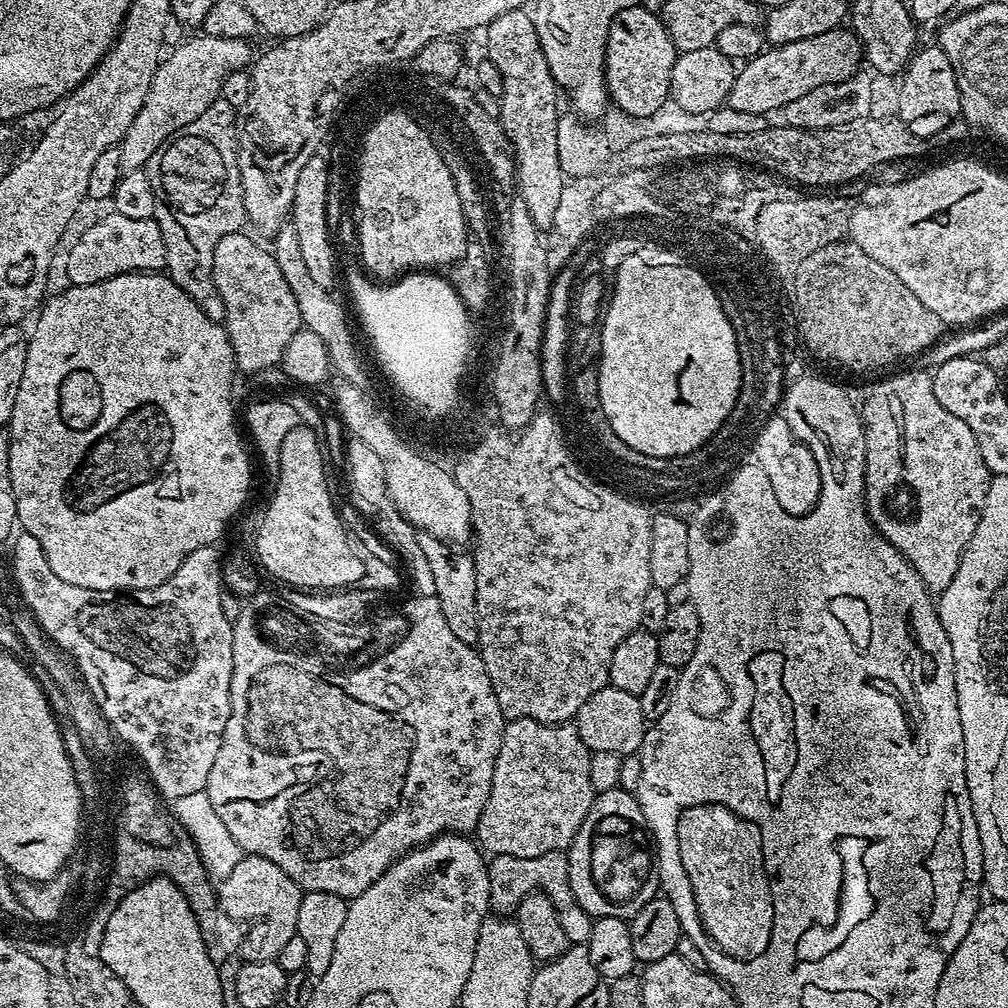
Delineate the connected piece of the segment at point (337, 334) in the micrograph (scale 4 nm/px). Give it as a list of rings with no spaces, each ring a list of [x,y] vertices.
[[[290,226],[281,228],[273,241],[272,253],[278,262],[278,268],[282,272],[286,284],[290,286],[294,300],[298,304],[301,325],[309,332],[318,335],[327,348],[327,354],[331,369],[342,376],[345,383],[352,384],[355,388],[365,389],[368,378],[362,368],[358,352],[348,330],[346,318],[339,304],[331,297],[332,294],[322,289],[314,282],[303,261],[302,250],[299,249],[297,232]]]

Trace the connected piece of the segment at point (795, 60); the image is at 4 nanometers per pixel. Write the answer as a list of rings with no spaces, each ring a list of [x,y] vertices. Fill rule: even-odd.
[[[837,30],[764,50],[737,71],[732,88],[735,92],[796,92],[796,98],[802,98],[802,94],[810,94],[810,90],[818,86],[857,75],[859,68],[856,67],[862,64],[862,52],[850,48],[853,44],[853,39],[843,38]]]

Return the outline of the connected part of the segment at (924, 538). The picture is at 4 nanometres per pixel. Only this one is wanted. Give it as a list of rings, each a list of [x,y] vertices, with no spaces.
[[[913,370],[914,372],[904,372],[901,376],[892,376],[889,380],[884,380],[868,396],[864,408],[862,404],[862,423],[864,426],[864,507],[868,509],[868,518],[872,521],[872,527],[883,536],[884,541],[890,546],[894,546],[897,552],[911,564],[913,571],[924,583],[925,589],[929,593],[939,594],[947,587],[957,583],[958,566],[966,556],[968,543],[976,535],[976,527],[980,521],[980,515],[984,512],[984,503],[988,497],[988,485],[990,483],[990,473],[988,467],[982,462],[982,454],[978,450],[976,436],[962,422],[962,418],[954,418],[938,398],[934,398],[934,386],[932,377],[927,371]]]

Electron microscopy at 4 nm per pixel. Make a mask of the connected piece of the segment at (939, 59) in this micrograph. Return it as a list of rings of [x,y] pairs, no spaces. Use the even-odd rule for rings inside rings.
[[[943,47],[924,48],[921,52],[919,49],[908,61],[902,79],[904,85],[900,88],[898,116],[903,123],[911,126],[914,136],[935,137],[937,131],[944,127],[945,118],[956,118],[961,115],[960,91],[956,85],[956,65]],[[919,120],[924,120],[924,124],[916,124]]]

